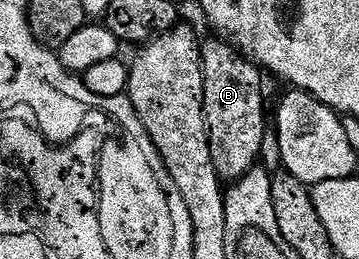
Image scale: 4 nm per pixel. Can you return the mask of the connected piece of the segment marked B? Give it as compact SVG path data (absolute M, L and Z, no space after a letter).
M213 37L201 44L202 76L204 77L204 101L206 132L210 138L212 165L223 181L244 177L259 162L264 133L268 128L268 111L262 100L263 72L250 62L236 47L222 37Z

